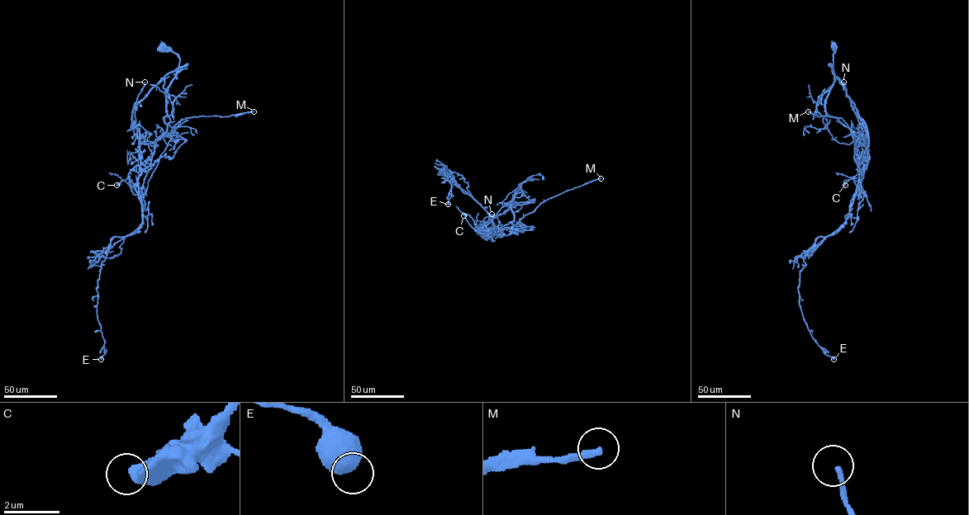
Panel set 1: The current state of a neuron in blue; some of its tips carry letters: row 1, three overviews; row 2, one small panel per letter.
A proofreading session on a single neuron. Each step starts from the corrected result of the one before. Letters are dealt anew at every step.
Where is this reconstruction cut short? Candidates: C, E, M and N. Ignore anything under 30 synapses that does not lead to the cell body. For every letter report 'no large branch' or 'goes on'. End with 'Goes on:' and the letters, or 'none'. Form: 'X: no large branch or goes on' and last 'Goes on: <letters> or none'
C: no large branch
E: no large branch
M: no large branch
N: no large branch
Goes on: none

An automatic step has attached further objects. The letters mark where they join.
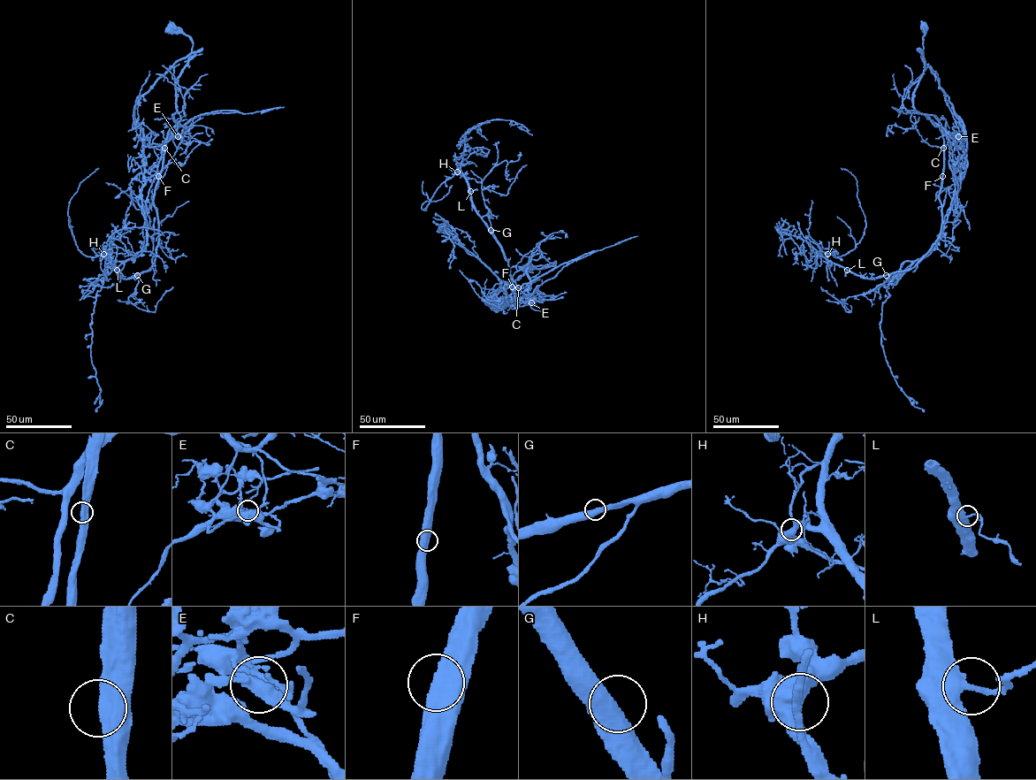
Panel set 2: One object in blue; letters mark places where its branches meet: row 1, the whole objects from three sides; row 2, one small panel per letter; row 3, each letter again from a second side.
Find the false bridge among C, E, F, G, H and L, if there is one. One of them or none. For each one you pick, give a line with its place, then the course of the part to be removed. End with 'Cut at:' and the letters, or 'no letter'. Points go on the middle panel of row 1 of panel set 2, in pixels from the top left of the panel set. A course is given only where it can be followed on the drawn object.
E: Place: (531, 302). Course of the part to remove: (531, 302), (526, 284), (506, 285), (508, 262), (463, 175), (444, 181), (422, 209), (452, 185)
Cut at: E

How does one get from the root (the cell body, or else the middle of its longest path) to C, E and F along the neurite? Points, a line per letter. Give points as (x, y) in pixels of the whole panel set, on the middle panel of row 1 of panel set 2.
C: (526, 268), (546, 267), (537, 268), (529, 262), (529, 257), (526, 273), (530, 282), (518, 287)
E: (526, 268), (546, 267), (537, 268), (529, 262), (529, 258), (526, 273), (530, 282), (528, 301), (531, 302)
F: (526, 268), (546, 267), (537, 268), (529, 262), (529, 257), (526, 273), (530, 282), (520, 287), (512, 286)

